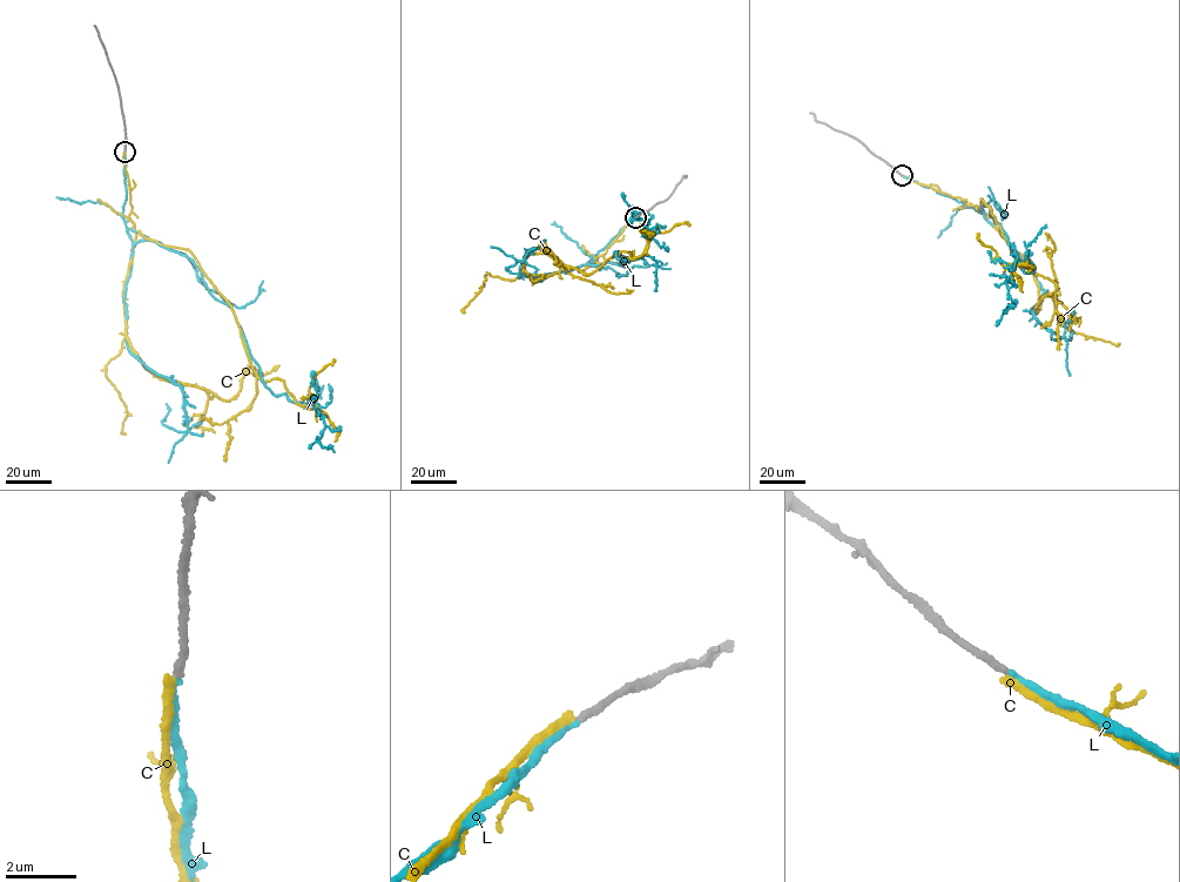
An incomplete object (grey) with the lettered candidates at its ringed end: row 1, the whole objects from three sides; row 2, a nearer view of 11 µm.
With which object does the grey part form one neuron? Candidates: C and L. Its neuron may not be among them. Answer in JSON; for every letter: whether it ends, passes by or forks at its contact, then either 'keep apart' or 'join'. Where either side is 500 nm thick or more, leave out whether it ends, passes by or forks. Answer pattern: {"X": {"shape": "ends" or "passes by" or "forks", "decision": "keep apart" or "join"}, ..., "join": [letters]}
{"C": {"shape": "ends", "decision": "keep apart"}, "L": {"shape": "ends", "decision": "join"}, "join": ["L"]}

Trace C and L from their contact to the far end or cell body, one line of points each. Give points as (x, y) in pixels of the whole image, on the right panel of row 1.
C: (902, 175), (977, 208), (982, 200), (1025, 268), (1019, 266), (1033, 268), (1004, 267), (978, 233)
L: (902, 175), (985, 219), (979, 208), (990, 208), (1018, 266), (1034, 268), (1011, 268), (1004, 311), (1016, 305)

